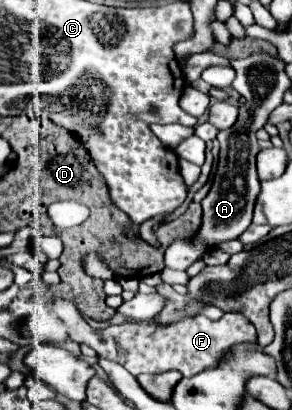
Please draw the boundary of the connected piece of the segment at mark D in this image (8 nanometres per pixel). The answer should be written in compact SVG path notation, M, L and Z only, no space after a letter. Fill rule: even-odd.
M52 122L44 124L40 138L42 138L42 142L40 142L40 158L42 158L44 170L42 170L42 184L38 186L38 194L32 198L32 202L34 202L32 216L38 220L38 224L52 226L52 222L50 222L50 218L46 214L46 208L52 202L60 202L60 200L82 202L92 212L90 218L82 226L68 228L68 230L64 230L60 234L60 240L64 242L64 252L58 258L62 262L62 266L58 268L60 284L52 286L52 292L58 298L72 300L78 306L78 310L82 312L82 316L86 316L86 318L110 320L114 316L114 310L110 310L104 300L94 300L94 296L96 298L104 296L104 290L102 290L104 282L102 280L94 280L94 278L90 278L84 272L82 258L88 252L98 252L98 254L102 254L106 264L110 264L110 268L118 276L124 276L124 278L146 278L146 276L152 276L152 274L160 274L164 270L164 250L176 238L190 238L200 228L202 208L200 208L198 202L192 202L188 206L188 210L180 218L168 220L168 222L163 222L157 227L155 233L158 236L158 241L160 245L166 246L160 246L160 248L138 246L134 238L124 238L124 228L130 226L130 218L122 210L118 210L114 206L114 202L110 200L108 186L106 186L102 174L96 170L86 146L82 144L82 140L76 134L56 126Z

